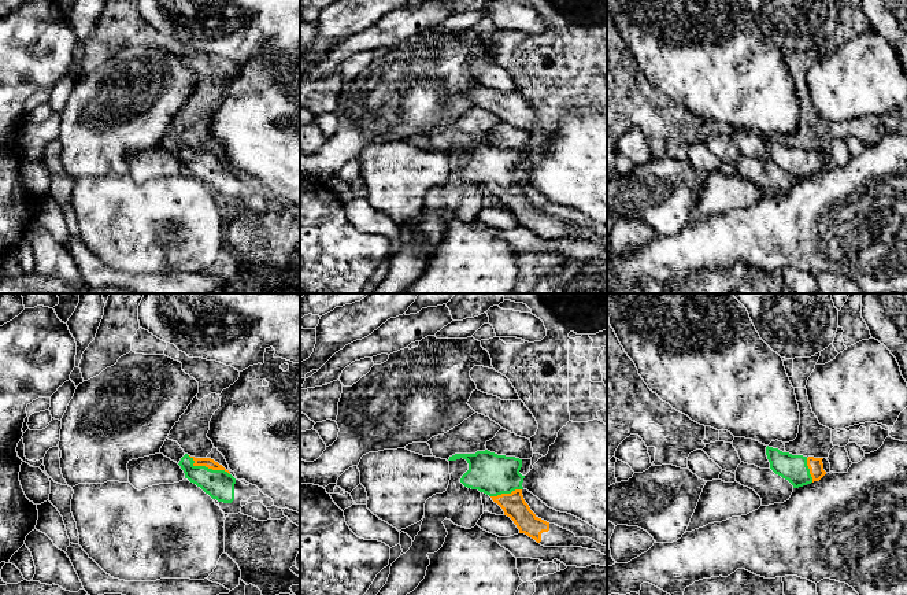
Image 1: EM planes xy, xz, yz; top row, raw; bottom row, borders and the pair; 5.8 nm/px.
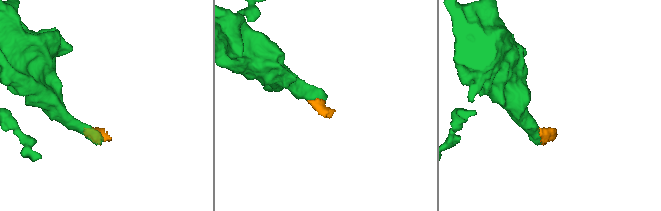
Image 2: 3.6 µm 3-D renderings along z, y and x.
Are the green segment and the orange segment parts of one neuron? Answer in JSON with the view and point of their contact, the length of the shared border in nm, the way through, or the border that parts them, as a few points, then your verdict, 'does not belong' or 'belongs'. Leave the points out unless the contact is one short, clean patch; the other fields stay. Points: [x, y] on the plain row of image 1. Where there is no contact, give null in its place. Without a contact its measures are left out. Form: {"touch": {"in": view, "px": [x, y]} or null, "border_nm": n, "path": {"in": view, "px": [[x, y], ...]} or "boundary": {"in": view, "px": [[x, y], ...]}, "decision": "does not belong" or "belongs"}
{"touch": {"in": "xy", "px": [207, 161]}, "border_nm": 280, "decision": "belongs"}

